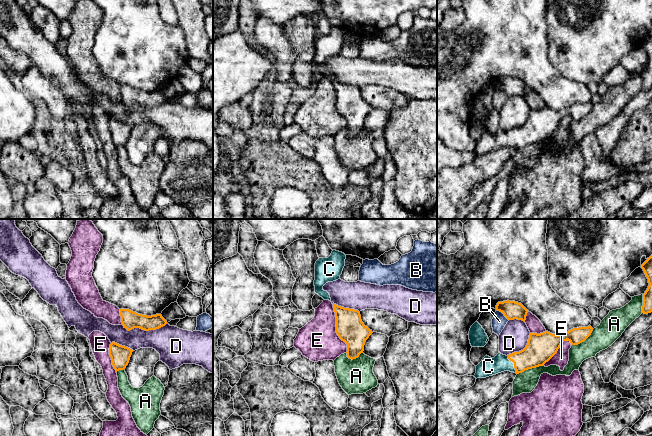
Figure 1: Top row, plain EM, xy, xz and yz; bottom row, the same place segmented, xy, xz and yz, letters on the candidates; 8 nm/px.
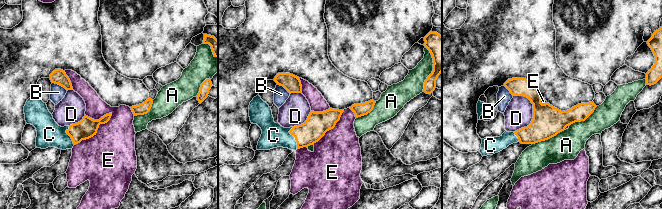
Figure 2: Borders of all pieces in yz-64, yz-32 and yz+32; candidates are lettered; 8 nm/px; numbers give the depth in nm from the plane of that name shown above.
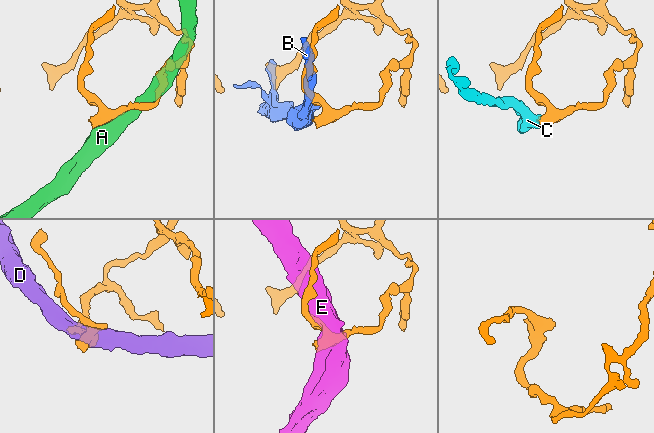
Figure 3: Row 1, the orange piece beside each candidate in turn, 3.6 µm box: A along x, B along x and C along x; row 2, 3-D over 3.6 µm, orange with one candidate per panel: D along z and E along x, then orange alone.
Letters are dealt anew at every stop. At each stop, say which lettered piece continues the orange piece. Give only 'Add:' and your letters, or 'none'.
Add: C

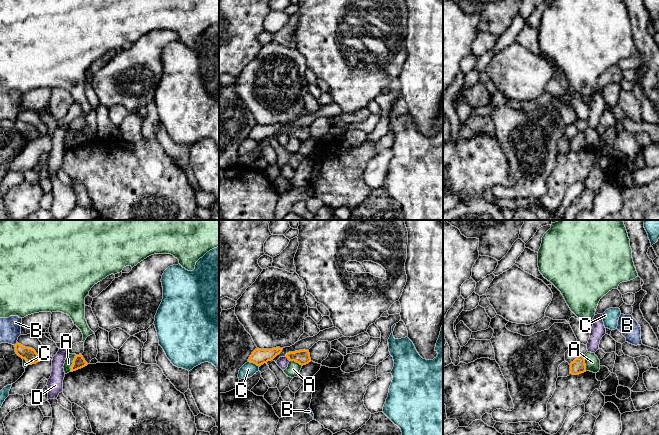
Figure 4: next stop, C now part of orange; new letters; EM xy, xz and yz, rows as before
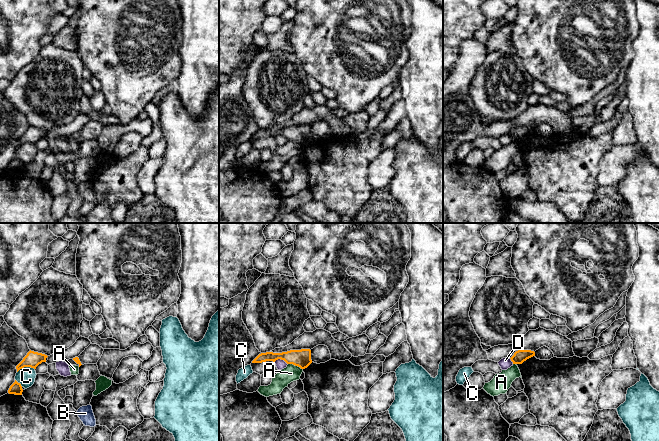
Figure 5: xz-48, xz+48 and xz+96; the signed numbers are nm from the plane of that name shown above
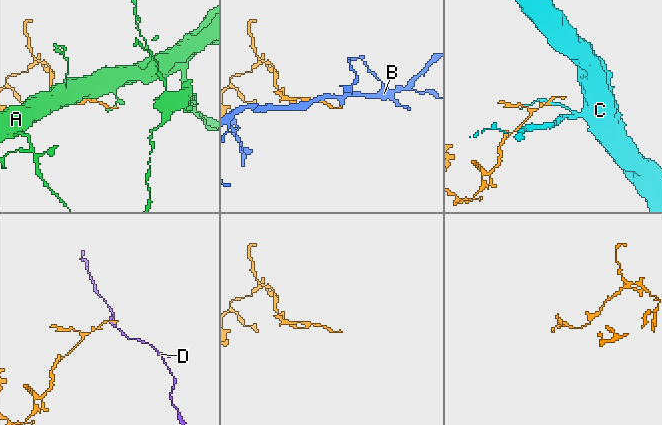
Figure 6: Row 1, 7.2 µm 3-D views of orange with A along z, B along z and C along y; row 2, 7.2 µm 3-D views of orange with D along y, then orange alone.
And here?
Add: none

